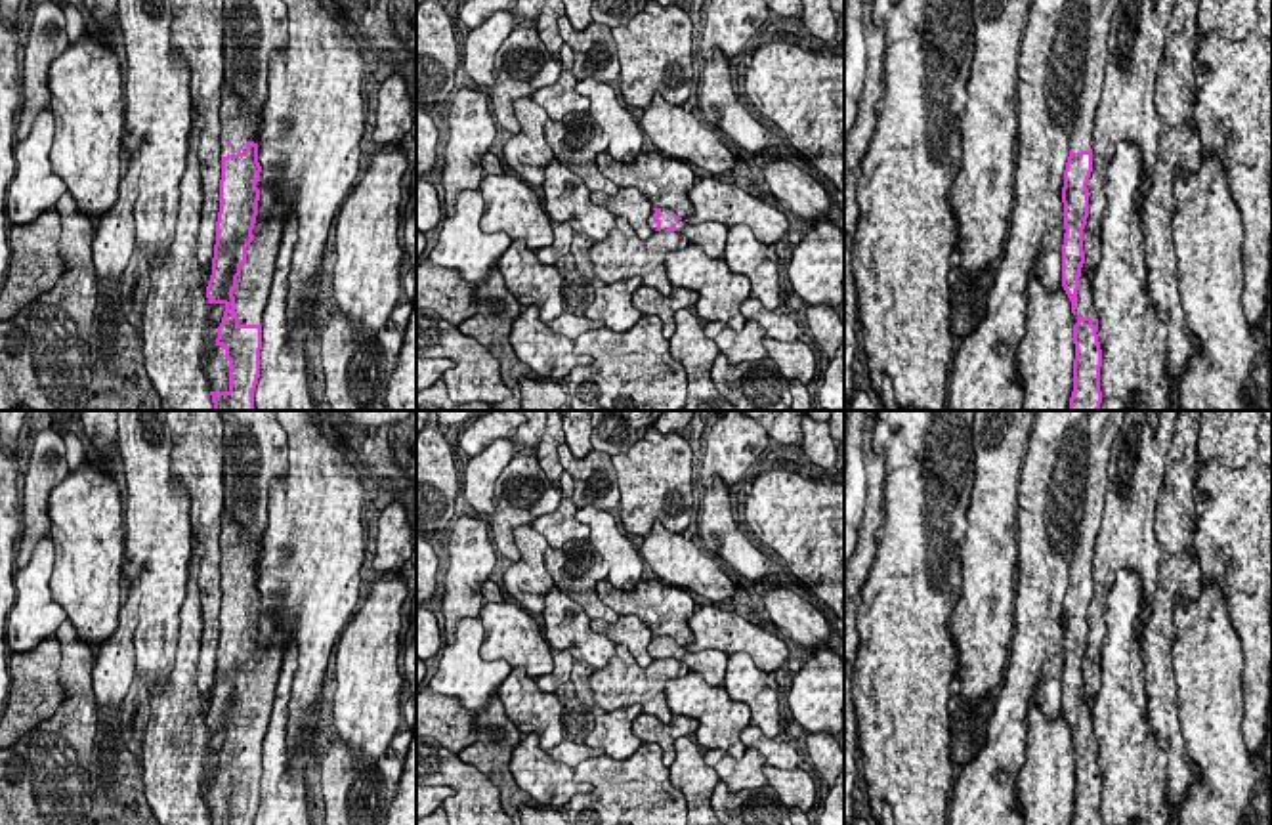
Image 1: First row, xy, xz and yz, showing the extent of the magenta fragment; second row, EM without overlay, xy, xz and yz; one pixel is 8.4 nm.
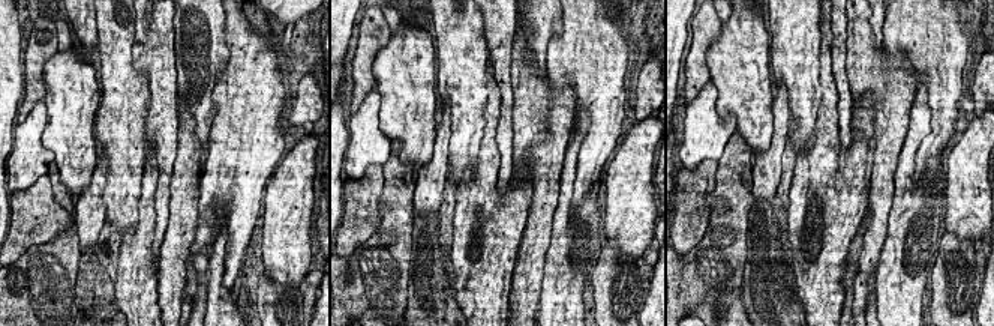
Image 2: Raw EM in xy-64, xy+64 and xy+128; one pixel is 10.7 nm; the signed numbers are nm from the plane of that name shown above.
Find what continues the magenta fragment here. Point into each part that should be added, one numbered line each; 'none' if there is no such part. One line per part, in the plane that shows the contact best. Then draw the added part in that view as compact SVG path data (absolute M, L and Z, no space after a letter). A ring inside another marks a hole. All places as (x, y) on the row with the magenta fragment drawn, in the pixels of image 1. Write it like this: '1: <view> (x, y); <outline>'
1: xy (253, 289); M275 204L264 229L252 229L254 241L246 246L246 262L237 277L235 315L239 325L262 325L269 298L275 260L283 237L283 210Z
2: xy (216, 367); M214 346L202 353L202 361L210 391L229 391L229 361L225 359L225 349Z

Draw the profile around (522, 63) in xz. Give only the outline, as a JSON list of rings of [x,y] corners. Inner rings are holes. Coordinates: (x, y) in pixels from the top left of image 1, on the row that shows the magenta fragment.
[[[516,27],[495,53],[491,113],[498,124],[512,136],[519,134],[514,103],[554,84],[560,73],[562,61],[550,55],[537,29]]]

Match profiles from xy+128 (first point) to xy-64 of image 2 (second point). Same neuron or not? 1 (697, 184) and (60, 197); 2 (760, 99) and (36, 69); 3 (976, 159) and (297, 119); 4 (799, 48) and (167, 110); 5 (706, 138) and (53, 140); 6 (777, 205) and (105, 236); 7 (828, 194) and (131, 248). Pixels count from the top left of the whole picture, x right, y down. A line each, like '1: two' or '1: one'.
1: two
2: two
3: two
4: two
5: two
6: one
7: one

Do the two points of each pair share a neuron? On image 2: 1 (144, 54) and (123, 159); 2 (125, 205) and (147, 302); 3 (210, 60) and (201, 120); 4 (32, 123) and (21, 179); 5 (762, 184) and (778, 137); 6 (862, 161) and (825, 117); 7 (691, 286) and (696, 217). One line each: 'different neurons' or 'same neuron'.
1: different neurons
2: different neurons
3: same neuron
4: same neuron
5: same neuron
6: same neuron
7: different neurons

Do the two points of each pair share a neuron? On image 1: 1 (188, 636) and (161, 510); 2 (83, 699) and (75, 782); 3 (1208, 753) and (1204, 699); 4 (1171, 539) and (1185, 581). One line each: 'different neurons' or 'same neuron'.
1: different neurons
2: same neuron
3: same neuron
4: same neuron

